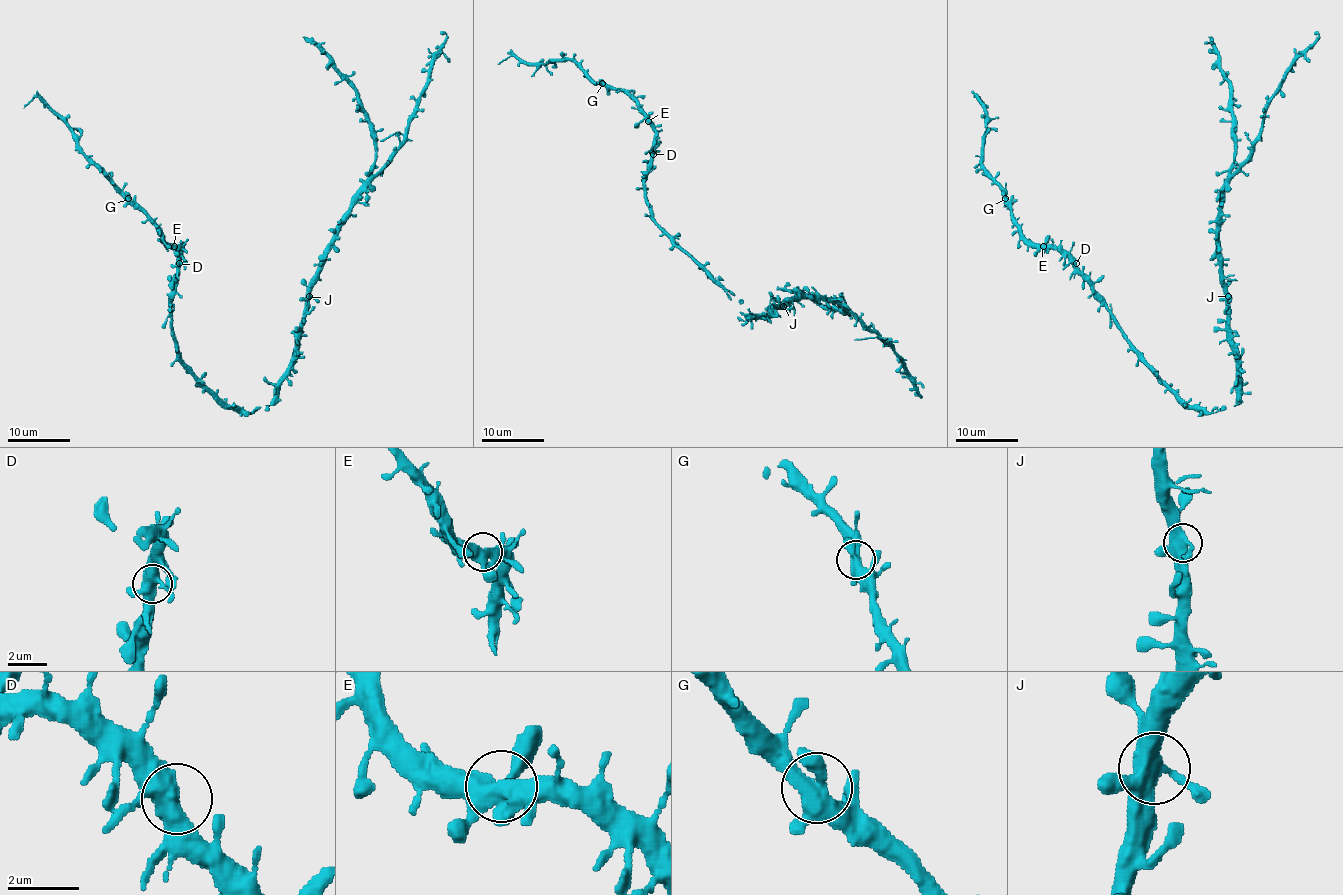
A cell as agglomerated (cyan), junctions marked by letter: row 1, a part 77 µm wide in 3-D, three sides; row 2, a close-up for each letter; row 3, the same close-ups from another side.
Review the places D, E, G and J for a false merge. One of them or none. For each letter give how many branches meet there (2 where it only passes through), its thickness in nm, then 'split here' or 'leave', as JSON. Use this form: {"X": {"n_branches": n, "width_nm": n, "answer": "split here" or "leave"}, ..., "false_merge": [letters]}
{"D": {"n_branches": 4, "width_nm": 480, "answer": "leave"}, "E": {"n_branches": 4, "width_nm": 480, "answer": "leave"}, "G": {"n_branches": 4, "width_nm": 480, "answer": "leave"}, "J": {"n_branches": 4, "width_nm": 480, "answer": "leave"}, "false_merge": []}

